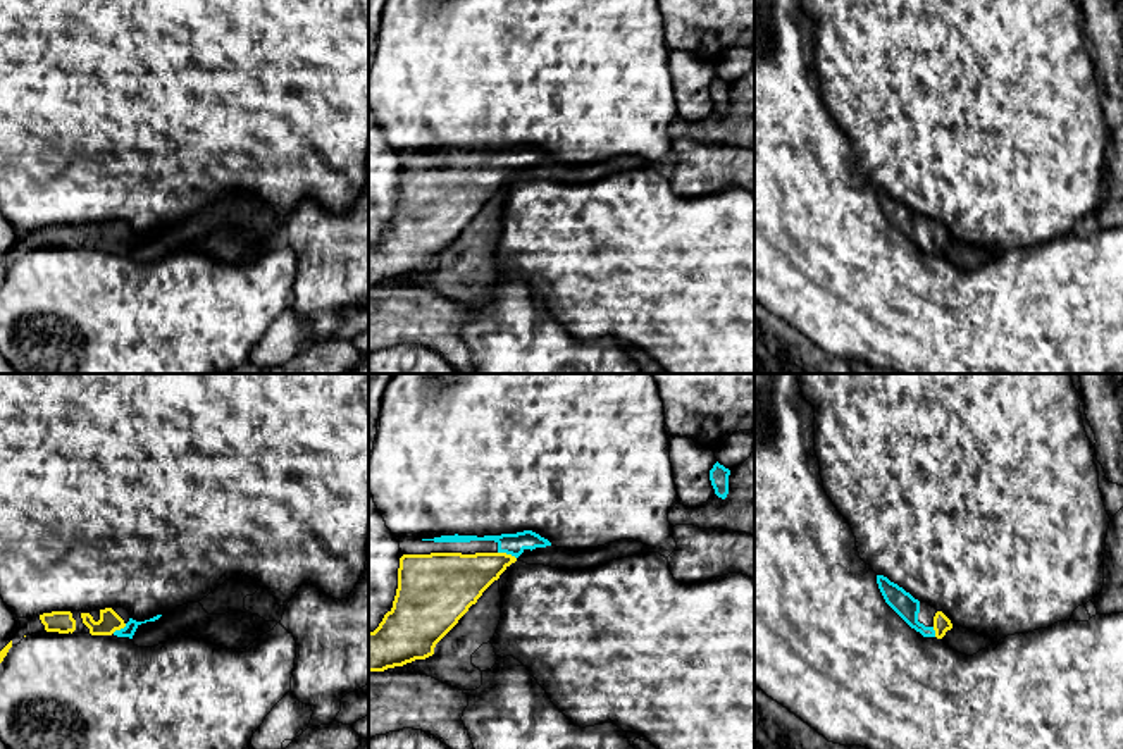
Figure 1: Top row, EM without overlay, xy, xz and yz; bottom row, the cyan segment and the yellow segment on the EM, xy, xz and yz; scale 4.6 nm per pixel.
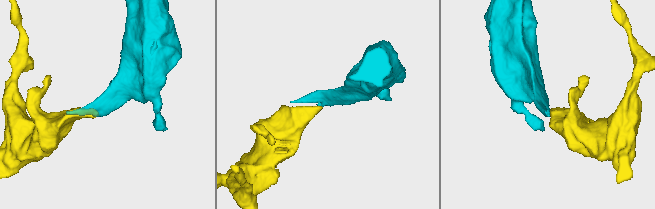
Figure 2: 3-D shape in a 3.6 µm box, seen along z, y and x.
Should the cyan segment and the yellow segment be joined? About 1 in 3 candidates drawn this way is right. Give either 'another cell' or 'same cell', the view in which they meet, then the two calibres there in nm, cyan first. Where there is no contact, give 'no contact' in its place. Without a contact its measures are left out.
same cell; meets cyan in xz; 100 nm thick on the cyan side, 240 nm on the other

